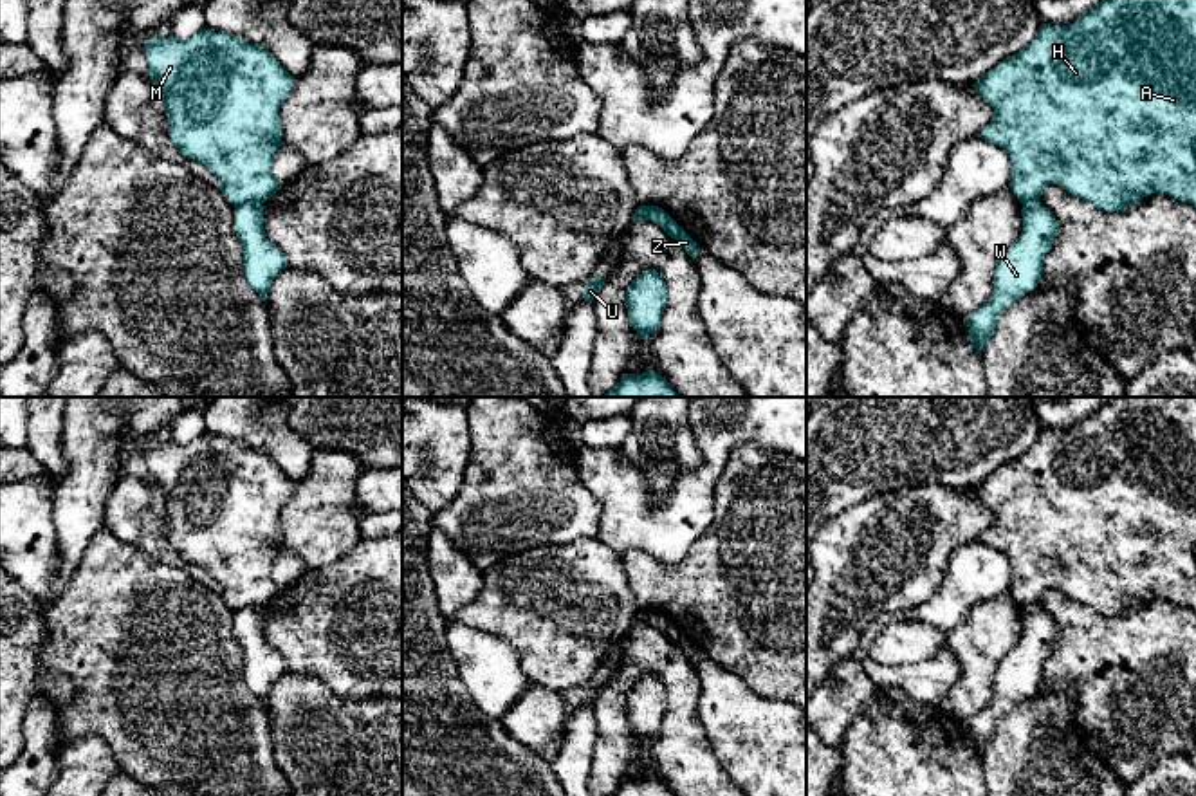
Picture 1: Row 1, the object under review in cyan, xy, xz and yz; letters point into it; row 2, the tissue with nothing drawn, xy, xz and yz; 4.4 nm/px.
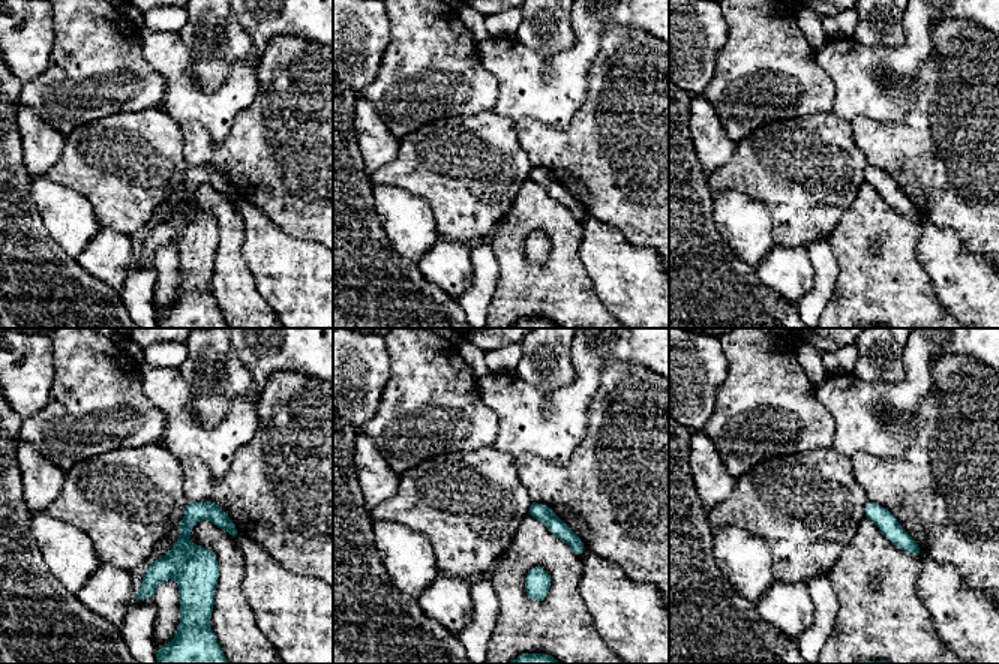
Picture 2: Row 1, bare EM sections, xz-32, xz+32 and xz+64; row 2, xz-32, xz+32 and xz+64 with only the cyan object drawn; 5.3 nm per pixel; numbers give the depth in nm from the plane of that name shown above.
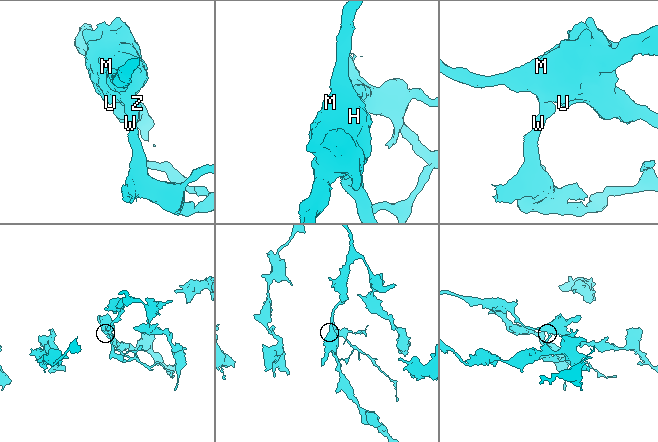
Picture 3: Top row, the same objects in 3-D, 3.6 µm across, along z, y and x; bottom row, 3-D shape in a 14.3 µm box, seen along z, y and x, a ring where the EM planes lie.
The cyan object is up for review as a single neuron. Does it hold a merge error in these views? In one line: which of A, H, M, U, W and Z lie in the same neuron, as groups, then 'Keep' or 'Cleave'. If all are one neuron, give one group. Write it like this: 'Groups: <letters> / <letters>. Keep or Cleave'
Groups: A H M U / W Z. Cleave

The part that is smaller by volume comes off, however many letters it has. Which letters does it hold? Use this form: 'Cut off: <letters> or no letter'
Cut off: W, Z

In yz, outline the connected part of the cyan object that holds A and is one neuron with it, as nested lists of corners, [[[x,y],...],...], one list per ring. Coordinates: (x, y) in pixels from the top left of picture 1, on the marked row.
[[[1102,0],[1073,23],[1041,23],[1028,47],[999,61],[972,87],[994,108],[994,119],[978,137],[1008,153],[1012,164],[1008,188],[1021,204],[1039,200],[1046,186],[1057,184],[1106,213],[1122,211],[1156,191],[1196,208],[1196,0]]]

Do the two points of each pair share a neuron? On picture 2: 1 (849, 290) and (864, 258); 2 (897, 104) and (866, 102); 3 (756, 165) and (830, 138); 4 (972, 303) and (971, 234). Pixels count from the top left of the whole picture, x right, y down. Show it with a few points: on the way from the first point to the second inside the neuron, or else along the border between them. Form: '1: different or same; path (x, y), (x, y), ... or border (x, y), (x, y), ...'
1: same; path (857, 282), (864, 275), (864, 266)
2: same; path (890, 102), (873, 102)
3: same; path (774, 165), (798, 165), (812, 152)
4: different; border (945, 228), (957, 236), (966, 251), (983, 257)

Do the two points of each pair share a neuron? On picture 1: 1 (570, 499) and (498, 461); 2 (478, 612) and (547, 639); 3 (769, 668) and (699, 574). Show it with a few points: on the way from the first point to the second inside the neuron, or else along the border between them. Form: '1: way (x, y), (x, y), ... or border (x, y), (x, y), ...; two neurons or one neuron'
1: way (552, 499), (534, 497), (516, 479); one neuron
2: way (495, 612), (522, 614), (531, 623); one neuron
3: way (749, 647), (735, 620), (735, 610), (722, 598); one neuron

